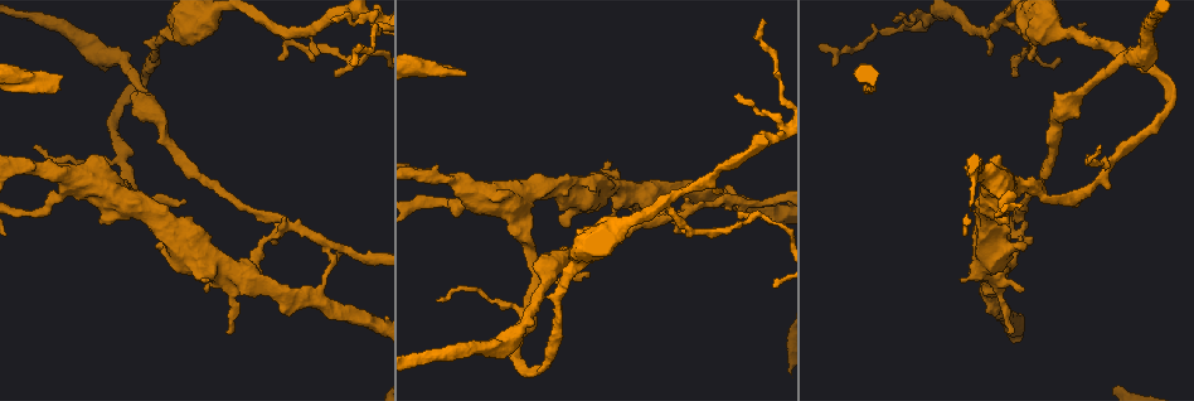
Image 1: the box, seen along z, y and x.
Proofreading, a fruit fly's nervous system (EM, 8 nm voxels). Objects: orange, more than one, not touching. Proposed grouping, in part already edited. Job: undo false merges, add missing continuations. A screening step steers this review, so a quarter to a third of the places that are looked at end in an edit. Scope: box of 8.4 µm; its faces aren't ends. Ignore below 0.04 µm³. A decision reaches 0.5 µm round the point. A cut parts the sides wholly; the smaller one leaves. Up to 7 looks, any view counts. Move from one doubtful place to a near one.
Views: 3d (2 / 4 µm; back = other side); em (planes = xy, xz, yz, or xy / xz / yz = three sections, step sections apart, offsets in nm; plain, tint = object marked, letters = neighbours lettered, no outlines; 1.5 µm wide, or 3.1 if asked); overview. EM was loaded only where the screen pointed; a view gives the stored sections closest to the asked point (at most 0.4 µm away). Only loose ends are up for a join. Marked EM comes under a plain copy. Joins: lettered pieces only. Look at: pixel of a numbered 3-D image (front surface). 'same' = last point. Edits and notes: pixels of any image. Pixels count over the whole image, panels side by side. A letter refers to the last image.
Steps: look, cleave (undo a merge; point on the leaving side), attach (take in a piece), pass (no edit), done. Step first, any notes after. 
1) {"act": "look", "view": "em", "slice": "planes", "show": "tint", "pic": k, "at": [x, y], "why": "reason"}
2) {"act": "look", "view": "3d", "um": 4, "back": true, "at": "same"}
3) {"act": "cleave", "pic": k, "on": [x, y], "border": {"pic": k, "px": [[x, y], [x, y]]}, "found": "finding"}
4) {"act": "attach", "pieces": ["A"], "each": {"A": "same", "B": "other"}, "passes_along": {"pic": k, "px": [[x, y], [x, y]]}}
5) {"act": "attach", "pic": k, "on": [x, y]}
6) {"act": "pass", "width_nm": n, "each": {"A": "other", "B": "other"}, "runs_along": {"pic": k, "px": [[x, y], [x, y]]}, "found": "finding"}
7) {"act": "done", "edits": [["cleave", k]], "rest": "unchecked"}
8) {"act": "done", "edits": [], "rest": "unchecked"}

{"act": "look", "view": "em", "slice": "xz", "step": 4, "show": "letters", "pic": 1, "at": [1008, 332], "why": "an open end"}

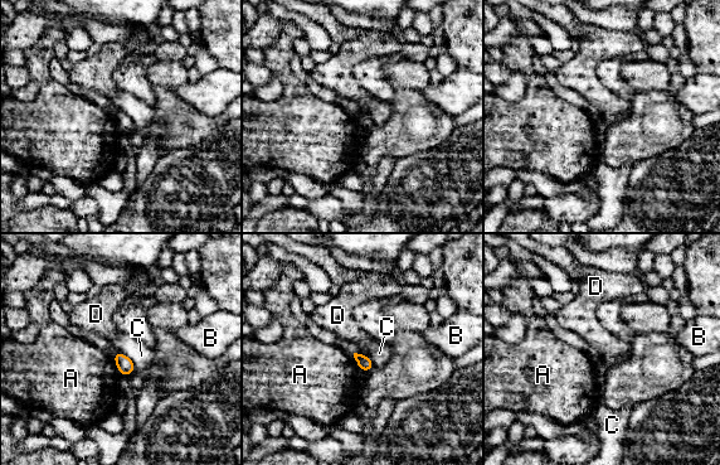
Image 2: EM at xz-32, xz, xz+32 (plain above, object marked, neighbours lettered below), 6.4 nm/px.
{"act": "look", "view": "em", "slice": "planes", "show": "letters", "at": "same", "why": "another direction"}

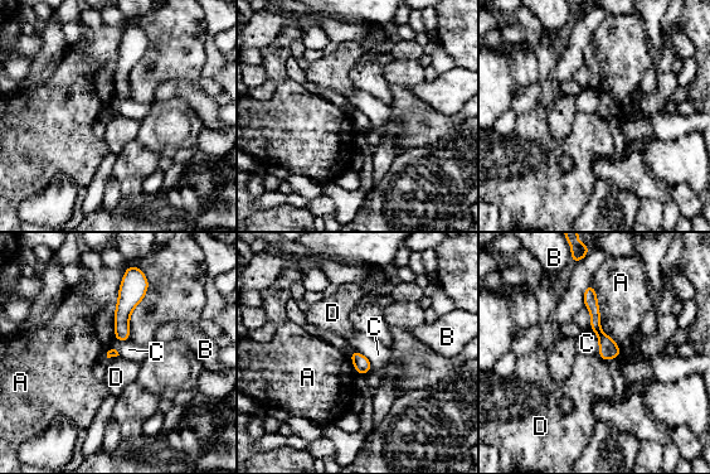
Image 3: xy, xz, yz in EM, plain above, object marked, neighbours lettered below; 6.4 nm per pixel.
{"act": "pass", "each": {"A": "other", "B": "other", "C": "other", "D": "other"}, "runs_along": {"pic": 3, "px": [[589, 289], [607, 357]]}, "found": "no lettered piece goes on from it"}

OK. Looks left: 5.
{"act": "look", "view": "3d", "um": 2, "pic": 1, "at": [263, 239]}

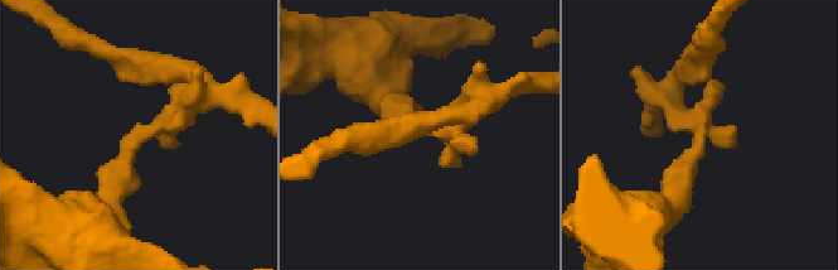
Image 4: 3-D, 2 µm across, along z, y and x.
{"act": "look", "view": "em", "slice": "planes", "show": "tint", "pic": 4, "at": [699, 134]}

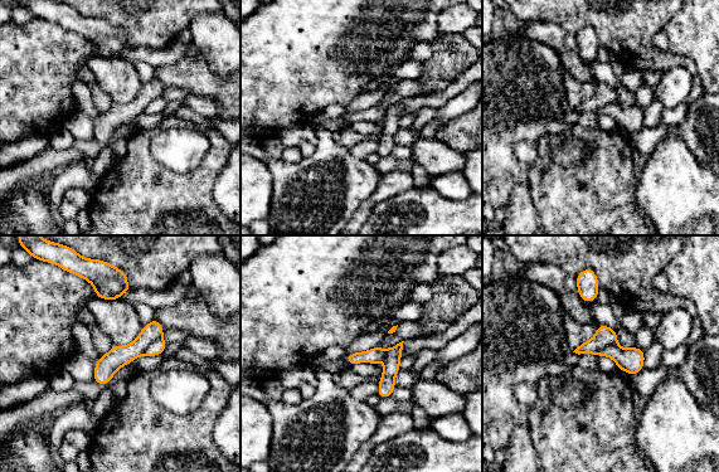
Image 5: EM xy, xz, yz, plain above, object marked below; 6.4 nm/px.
{"act": "look", "view": "em", "slice": "planes", "show": "letters", "at": "same", "why": "what lies round it"}

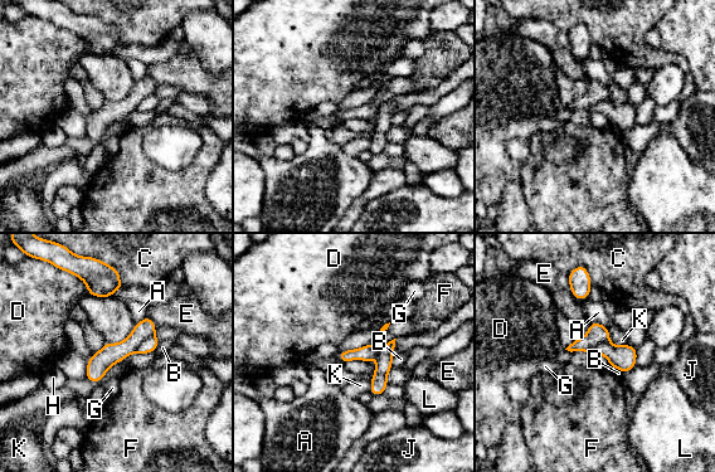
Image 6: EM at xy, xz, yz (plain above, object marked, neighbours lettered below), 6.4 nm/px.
{"act": "pass", "each": {"A": "other", "B": "other", "C": "other", "D": "other", "E": "other", "F": "other", "G": "other", "H": "other", "J": "other", "K": "other", "L": "other"}, "border": {"pic": 6, "px": [[74, 275], [86, 283], [88, 293]]}, "found": "all the same neuron"}

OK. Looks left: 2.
{"act": "done", "edits": [], "rest": "unchecked"}

